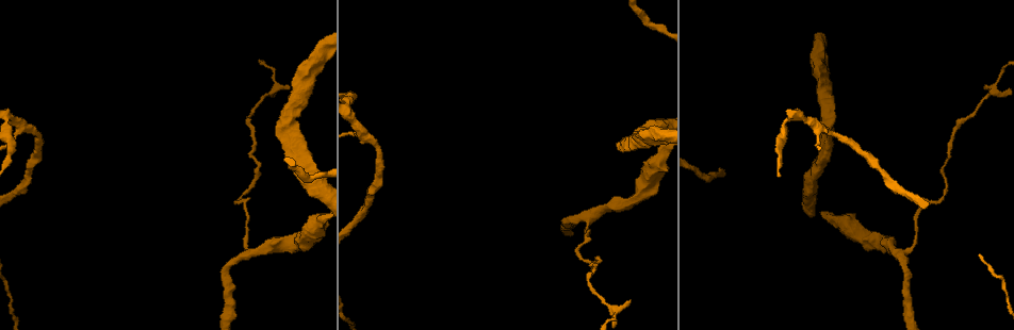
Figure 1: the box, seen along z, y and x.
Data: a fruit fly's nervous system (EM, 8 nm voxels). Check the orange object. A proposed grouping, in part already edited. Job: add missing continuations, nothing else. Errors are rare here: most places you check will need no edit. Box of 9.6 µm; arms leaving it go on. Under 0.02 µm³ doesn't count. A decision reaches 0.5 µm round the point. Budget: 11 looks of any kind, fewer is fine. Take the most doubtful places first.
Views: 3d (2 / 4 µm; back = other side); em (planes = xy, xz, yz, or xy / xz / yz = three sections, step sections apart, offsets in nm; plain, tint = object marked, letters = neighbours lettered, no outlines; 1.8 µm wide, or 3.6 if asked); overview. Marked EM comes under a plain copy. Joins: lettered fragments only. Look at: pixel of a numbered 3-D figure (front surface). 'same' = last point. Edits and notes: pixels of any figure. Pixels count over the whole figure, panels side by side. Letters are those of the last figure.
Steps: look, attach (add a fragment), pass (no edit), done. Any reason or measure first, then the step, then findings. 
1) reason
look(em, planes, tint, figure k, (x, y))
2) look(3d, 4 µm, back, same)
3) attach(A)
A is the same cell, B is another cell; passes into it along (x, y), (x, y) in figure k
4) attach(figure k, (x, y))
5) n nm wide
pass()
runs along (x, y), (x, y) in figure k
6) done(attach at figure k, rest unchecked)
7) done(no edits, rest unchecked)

sudden change in width
look(em, yz, step 8, tint, figure 1, (661, 153))

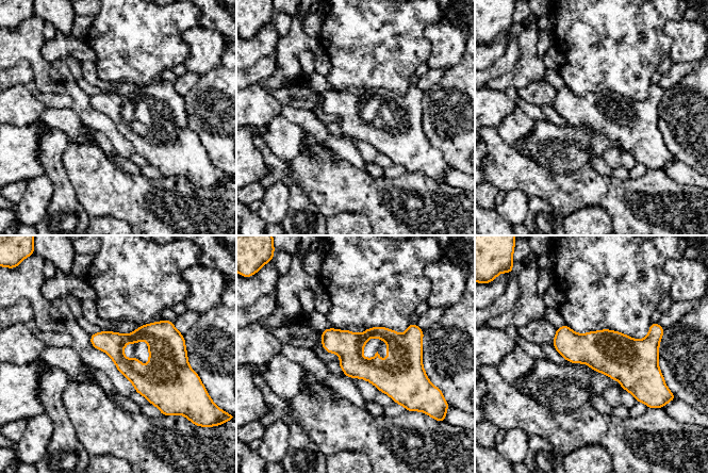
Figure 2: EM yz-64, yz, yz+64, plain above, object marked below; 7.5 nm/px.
look(em, planes, tint, same)

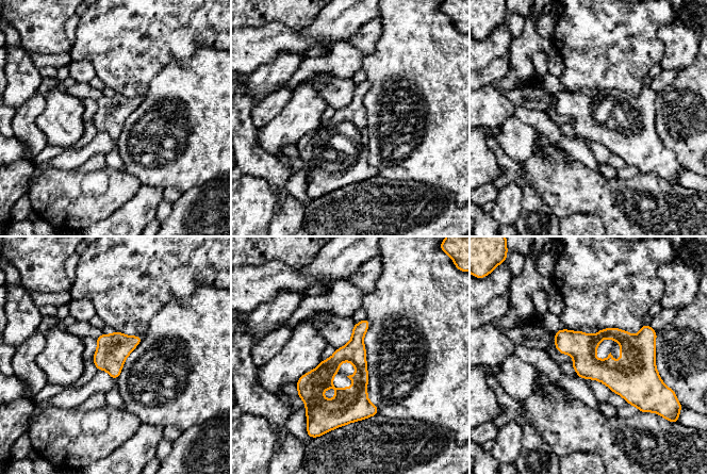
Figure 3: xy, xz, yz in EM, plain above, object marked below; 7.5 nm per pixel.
look(em, planes, letters, same)

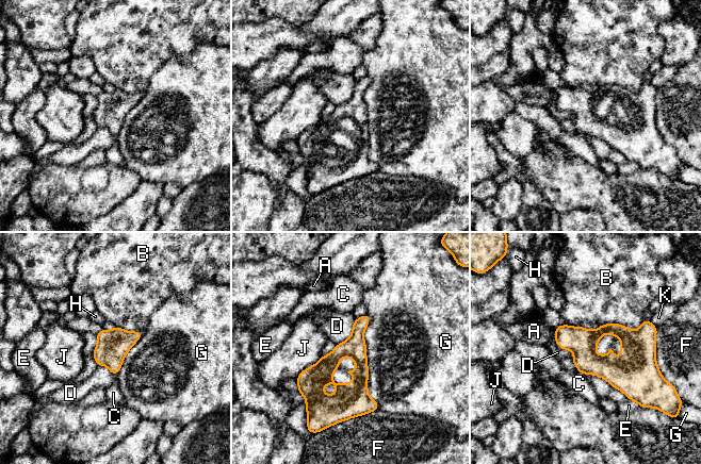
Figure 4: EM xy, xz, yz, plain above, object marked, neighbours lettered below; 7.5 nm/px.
pass()
A, B, C, D, E, F, G, H, J and K are other cells; border along (554, 329), (572, 359) in figure 4; none of them fits

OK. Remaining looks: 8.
branch stops here
look(em, 3.6 µm, planes, letters, figure 1, (631, 299))

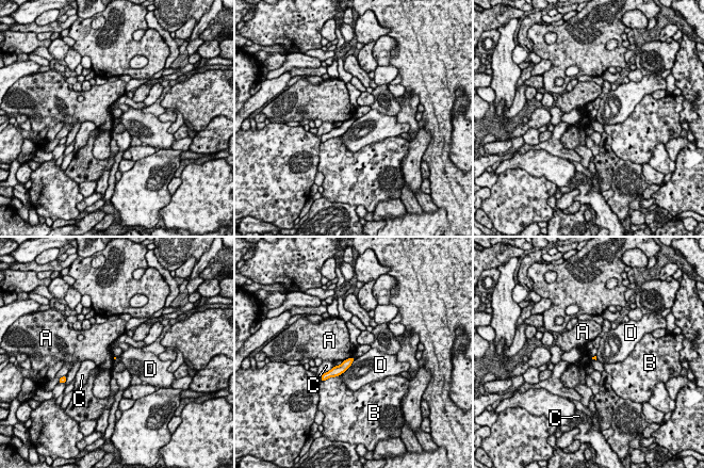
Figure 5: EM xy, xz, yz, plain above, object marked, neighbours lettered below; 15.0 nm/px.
pass()
A, B, C and D are other cells; no lettered fragment goes on from it

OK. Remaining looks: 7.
three-way junction
look(em, planes, letters, figure 1, (588, 218))

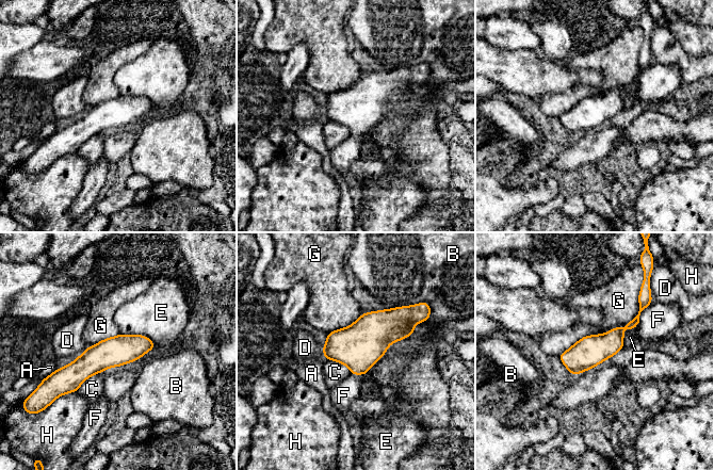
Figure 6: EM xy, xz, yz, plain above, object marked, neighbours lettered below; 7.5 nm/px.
220 nm wide; G touches over 360 nm
pass()
A, B, C, D, E, F, G and H are other cells; none of them fits

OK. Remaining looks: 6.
three-way junction
look(em, planes, letters, figure 1, (819, 128))

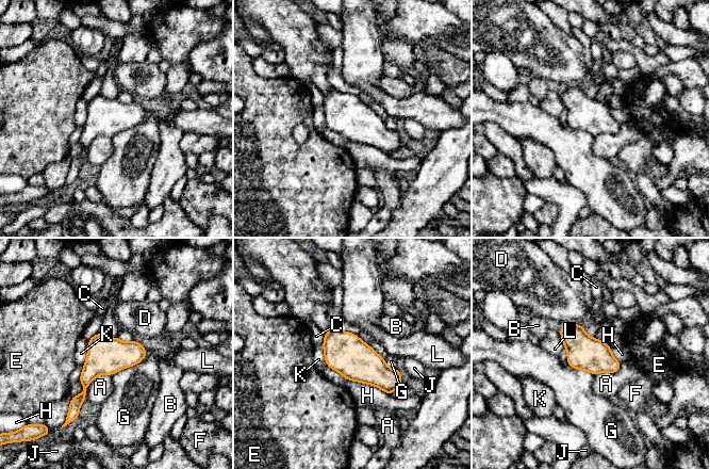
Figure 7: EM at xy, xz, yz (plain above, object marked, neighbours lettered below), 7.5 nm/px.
260 nm wide
pass()
A, B, C, D, E, F, G, H, J, K and L are other cells; border along (144, 359), (125, 367), (111, 375) in figure 7; none of them fits

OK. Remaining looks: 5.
done(no edits, rest unchecked)

